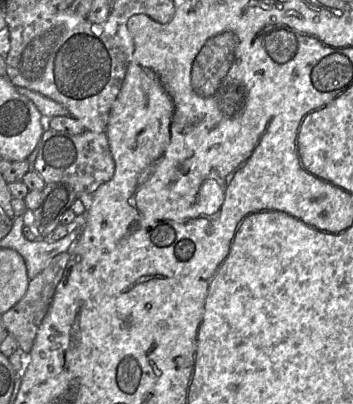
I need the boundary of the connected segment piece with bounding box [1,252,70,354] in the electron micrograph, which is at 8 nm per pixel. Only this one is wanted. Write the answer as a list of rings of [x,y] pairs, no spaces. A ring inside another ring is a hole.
[[[62,252],[52,258],[47,266],[29,281],[28,289],[22,299],[1,315],[8,334],[16,339],[18,351],[22,354],[29,354],[32,349],[37,331],[51,306],[57,285],[62,279],[69,258],[70,254],[67,252]]]

